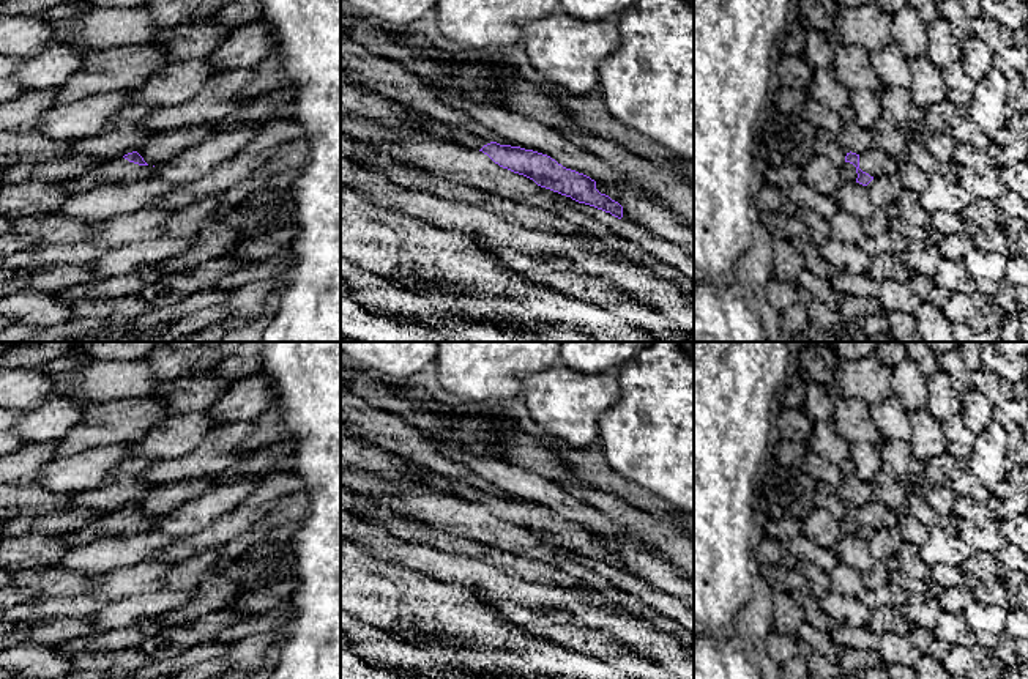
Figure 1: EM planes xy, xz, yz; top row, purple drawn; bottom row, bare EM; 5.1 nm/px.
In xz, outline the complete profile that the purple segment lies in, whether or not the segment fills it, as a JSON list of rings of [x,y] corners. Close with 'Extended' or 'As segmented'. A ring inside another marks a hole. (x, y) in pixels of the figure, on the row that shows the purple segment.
[[[435,123],[434,132],[441,140],[451,140],[464,148],[487,154],[495,164],[533,180],[538,186],[571,197],[610,213],[621,219],[623,206],[596,189],[596,181],[575,170],[566,169],[547,154],[520,147],[489,142],[473,132],[443,123]]]. Extended

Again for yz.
[[[847,153],[845,162],[839,167],[840,180],[842,183],[859,183],[862,186],[867,186],[873,176],[869,173],[862,172],[859,169],[859,154],[856,153]]]. Extended

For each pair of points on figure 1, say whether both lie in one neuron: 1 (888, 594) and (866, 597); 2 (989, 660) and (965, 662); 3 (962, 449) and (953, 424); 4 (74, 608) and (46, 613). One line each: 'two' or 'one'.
1: one
2: one
3: one
4: one

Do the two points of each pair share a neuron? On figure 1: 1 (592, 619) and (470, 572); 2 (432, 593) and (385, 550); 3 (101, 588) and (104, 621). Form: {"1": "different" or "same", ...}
{"1": "same", "2": "different", "3": "different"}

